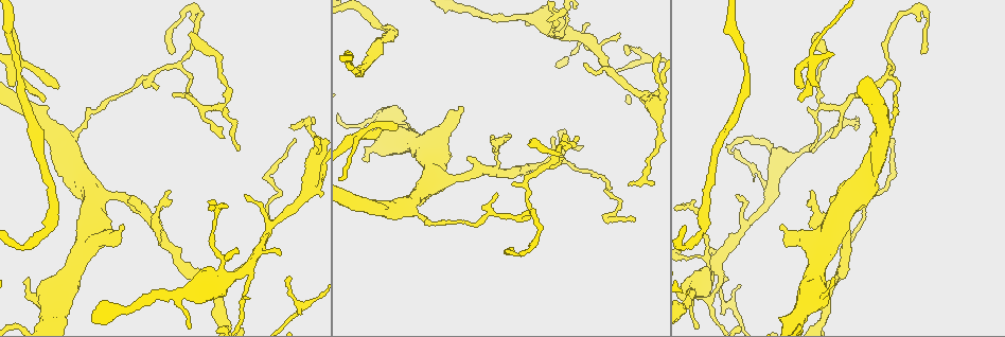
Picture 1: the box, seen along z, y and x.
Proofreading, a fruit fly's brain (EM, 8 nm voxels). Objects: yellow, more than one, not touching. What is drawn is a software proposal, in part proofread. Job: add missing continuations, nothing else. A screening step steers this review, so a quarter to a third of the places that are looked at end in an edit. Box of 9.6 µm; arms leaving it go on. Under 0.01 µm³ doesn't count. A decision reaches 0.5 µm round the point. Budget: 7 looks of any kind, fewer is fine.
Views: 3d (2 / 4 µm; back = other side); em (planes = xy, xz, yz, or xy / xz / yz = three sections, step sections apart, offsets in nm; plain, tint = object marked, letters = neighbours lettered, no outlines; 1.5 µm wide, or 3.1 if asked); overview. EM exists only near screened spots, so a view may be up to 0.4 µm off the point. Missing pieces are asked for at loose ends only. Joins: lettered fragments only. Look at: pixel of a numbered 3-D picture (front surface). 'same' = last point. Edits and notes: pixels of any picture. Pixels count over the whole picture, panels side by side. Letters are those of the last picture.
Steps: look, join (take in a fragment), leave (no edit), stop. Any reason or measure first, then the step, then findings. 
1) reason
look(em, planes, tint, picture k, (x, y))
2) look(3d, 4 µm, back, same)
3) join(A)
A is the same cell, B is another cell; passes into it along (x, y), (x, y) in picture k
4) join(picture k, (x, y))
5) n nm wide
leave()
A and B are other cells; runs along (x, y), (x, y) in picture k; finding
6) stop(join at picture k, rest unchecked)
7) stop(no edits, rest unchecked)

end of a long branch
look(em, planes, plain, picture 1, (854, 127))

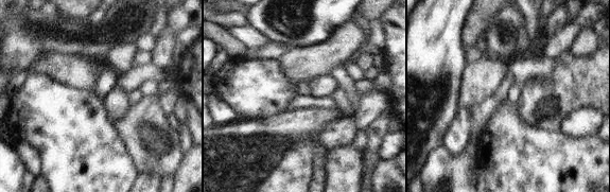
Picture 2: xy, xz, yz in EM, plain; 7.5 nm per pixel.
look(em, planes, letters, same)

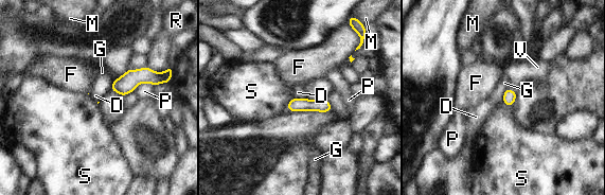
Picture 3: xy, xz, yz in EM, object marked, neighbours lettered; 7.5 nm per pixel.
join(V)
V is the same cell, D, F, G, M, P, R and S are other cells; passes into it along (509, 95), (512, 90), (518, 72) in picture 3; the neuron continues

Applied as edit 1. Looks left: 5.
an open end
look(3d, 4 µm, picture 1, (809, 149))

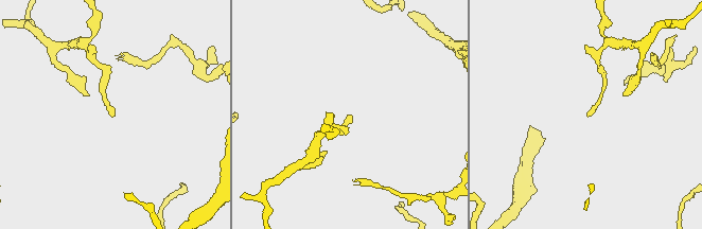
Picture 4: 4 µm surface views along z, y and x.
need the tissue
look(em, planes, letters, picture 4, (114, 115))

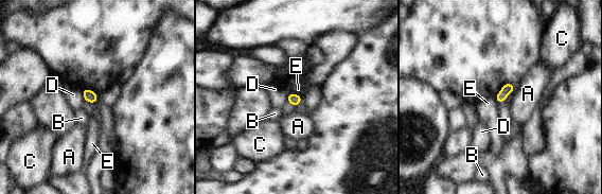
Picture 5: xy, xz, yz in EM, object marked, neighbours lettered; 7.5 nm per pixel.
80 nm wide
leave()
A, B, C, D and E are other cells; border along (494, 98), (498, 103) in picture 5; no lettered fragment goes on from it

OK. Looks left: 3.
an open end
look(em, planes, tint, picture 1, (169, 52))

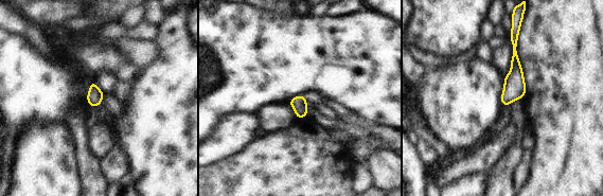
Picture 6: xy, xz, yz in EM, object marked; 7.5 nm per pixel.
look(em, planes, letters, same)

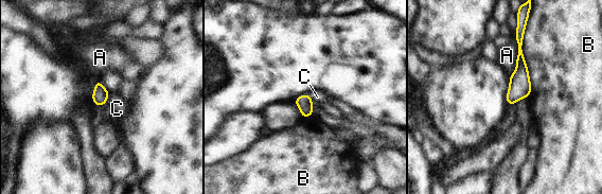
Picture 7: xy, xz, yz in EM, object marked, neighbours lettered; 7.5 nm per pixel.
join(C)
C is the same cell, A and B are other cells; passes into it along (100, 96), (107, 100), (117, 108) in picture 7; it goes on there

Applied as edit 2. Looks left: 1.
stop(join at picture 3, join at picture 7, rest unchecked)

